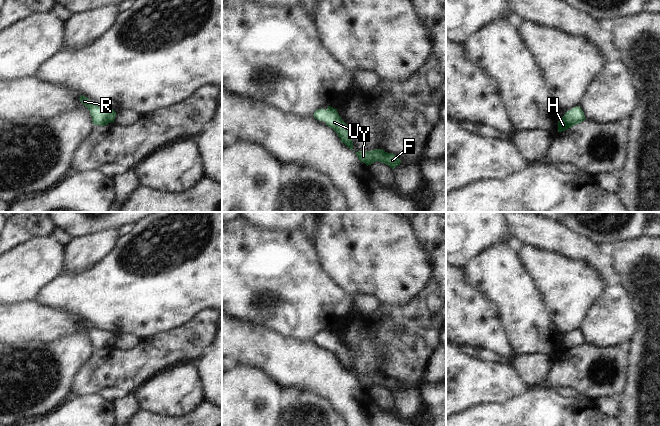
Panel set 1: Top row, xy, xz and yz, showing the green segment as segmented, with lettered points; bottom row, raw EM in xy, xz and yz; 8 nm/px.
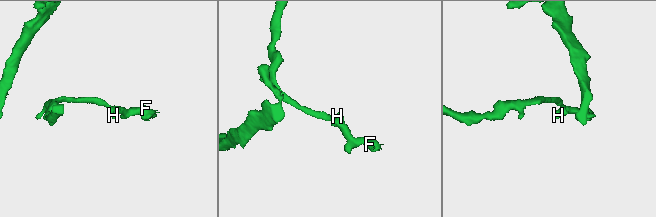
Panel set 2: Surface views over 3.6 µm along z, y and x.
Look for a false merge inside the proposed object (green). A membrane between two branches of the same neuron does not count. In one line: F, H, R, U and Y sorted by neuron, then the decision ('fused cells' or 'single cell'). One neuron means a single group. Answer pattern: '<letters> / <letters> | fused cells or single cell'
F H R U Y | single cell

